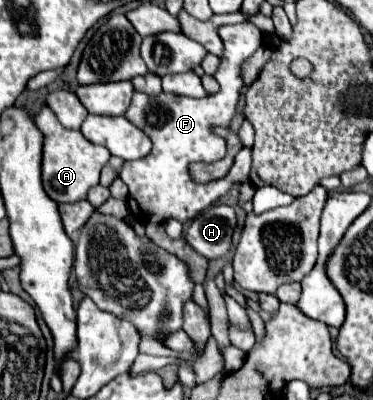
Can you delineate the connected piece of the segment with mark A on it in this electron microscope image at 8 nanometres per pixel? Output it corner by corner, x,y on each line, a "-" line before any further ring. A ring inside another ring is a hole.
42,106
34,116
36,128
44,134
44,156
42,156
42,184
46,194
54,202
78,202
86,198
86,192
98,184
102,166
110,160
110,152
104,146
96,146
86,140
78,130
66,130
56,114

